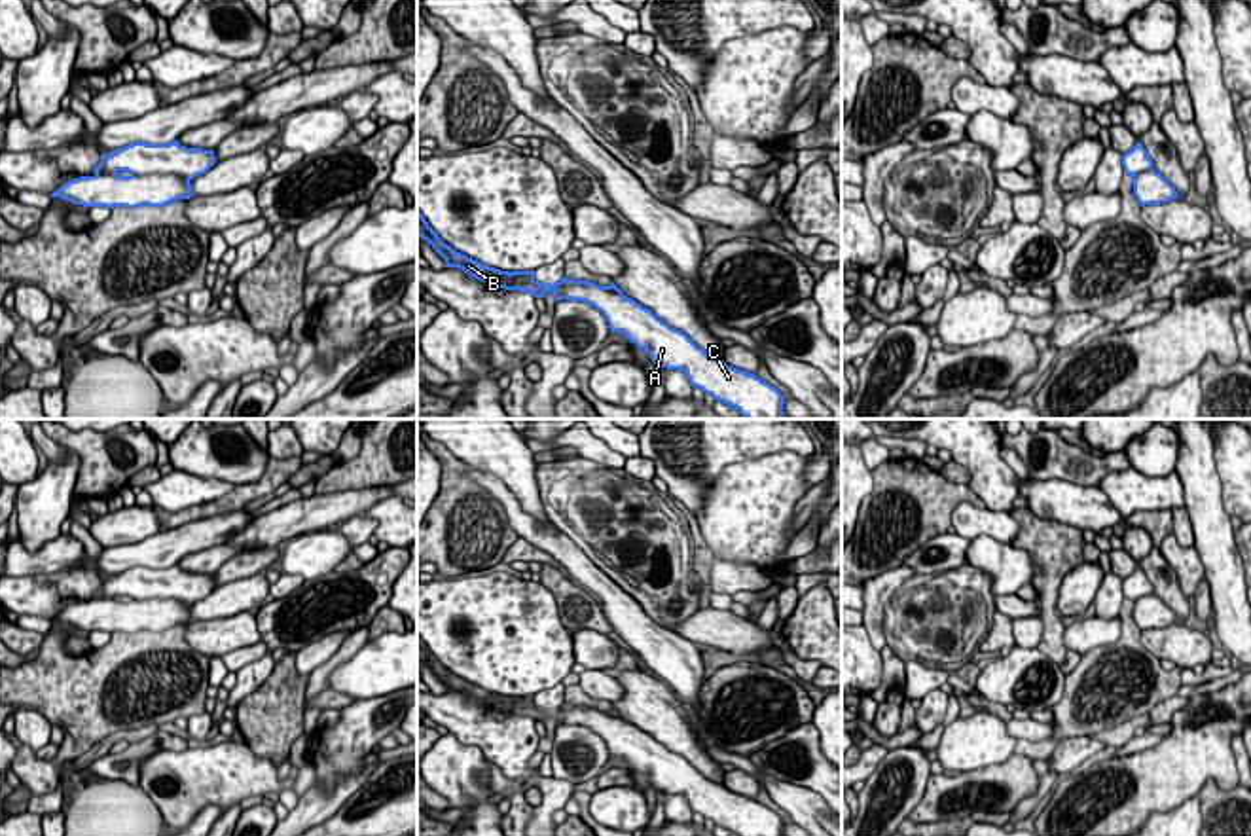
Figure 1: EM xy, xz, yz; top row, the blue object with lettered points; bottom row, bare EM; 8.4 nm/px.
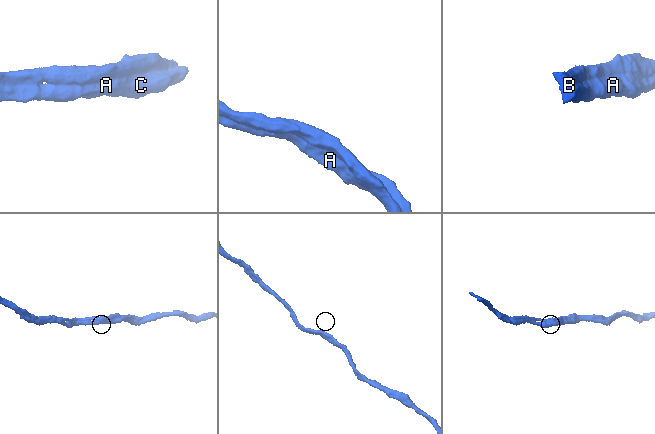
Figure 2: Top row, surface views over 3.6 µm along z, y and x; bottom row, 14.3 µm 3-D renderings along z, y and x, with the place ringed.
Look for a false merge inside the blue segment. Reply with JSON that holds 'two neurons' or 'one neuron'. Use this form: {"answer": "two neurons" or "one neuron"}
{"answer": "one neuron"}

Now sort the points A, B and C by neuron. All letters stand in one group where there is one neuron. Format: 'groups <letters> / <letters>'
groups A B C

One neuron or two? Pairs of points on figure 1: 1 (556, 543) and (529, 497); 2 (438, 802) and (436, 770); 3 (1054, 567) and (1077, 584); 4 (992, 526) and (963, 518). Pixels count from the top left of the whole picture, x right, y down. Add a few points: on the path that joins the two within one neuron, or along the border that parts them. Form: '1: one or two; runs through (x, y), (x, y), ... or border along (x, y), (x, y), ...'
1: one; runs through (543, 535), (533, 529), (529, 510)
2: two; border along (436, 791), (448, 800), (450, 808)
3: two; border along (1083, 560), (1064, 579), (1056, 611)
4: one; runs through (984, 522), (971, 522)

